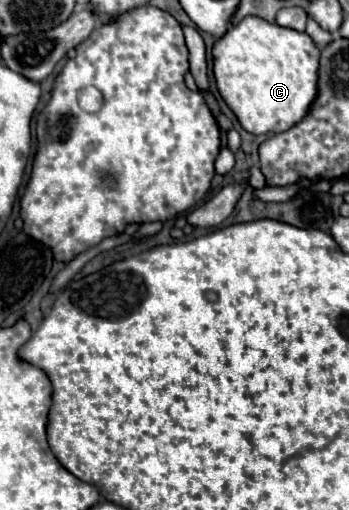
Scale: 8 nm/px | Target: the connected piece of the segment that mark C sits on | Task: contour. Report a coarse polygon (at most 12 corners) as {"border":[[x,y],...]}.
{"border":[[247,16],[213,46],[251,134],[295,126],[317,98],[307,32]]}

